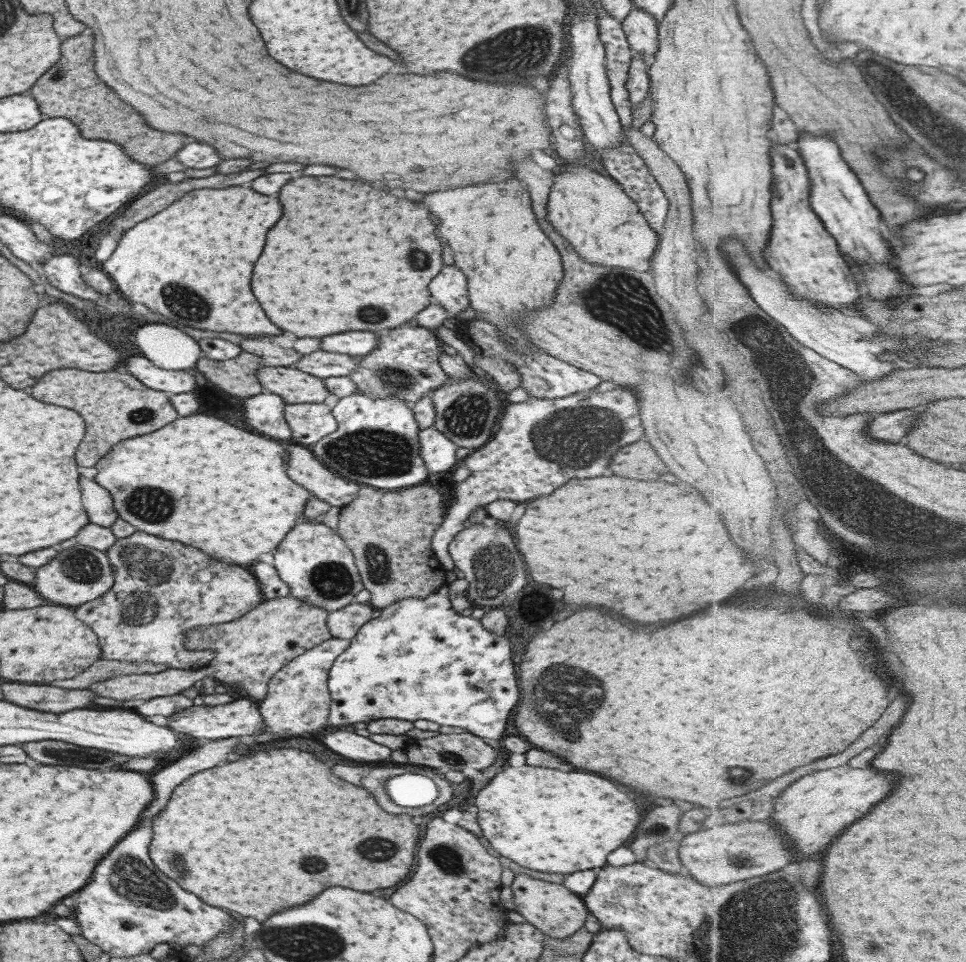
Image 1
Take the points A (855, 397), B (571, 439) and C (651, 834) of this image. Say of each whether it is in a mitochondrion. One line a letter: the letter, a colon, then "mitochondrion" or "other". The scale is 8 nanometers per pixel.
A: other
B: mitochondrion
C: mitochondrion

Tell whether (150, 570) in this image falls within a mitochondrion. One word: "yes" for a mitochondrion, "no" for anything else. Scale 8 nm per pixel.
yes

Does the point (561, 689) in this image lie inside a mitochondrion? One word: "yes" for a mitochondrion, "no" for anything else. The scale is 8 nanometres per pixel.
yes

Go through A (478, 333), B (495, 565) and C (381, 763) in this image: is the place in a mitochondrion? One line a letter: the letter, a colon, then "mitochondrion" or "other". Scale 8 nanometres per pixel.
A: other
B: mitochondrion
C: other

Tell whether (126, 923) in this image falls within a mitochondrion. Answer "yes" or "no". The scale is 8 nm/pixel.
yes

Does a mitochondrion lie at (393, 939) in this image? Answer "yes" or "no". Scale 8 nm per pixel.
no

